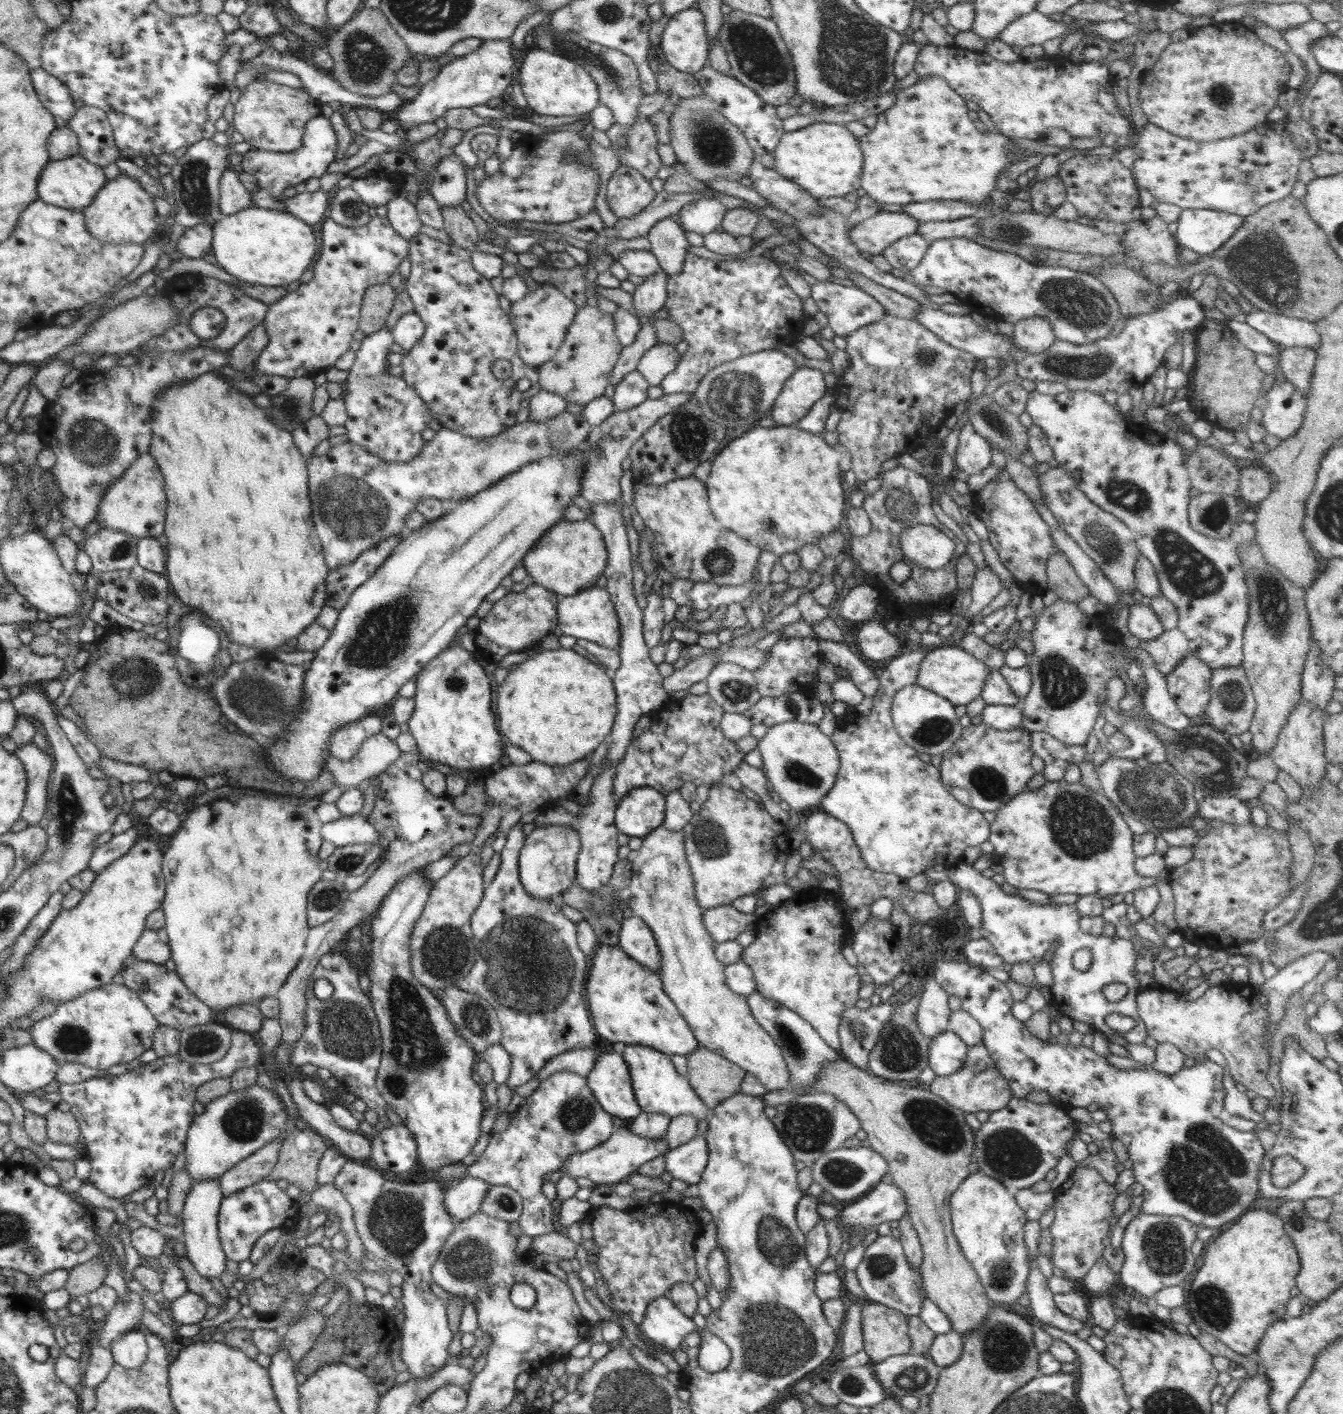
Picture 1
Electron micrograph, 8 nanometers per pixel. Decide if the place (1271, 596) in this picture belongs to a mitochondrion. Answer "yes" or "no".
yes

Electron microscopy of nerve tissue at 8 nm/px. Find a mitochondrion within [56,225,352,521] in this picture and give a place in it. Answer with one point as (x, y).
(92, 441)

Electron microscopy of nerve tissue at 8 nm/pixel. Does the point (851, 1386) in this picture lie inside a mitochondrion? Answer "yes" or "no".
yes

